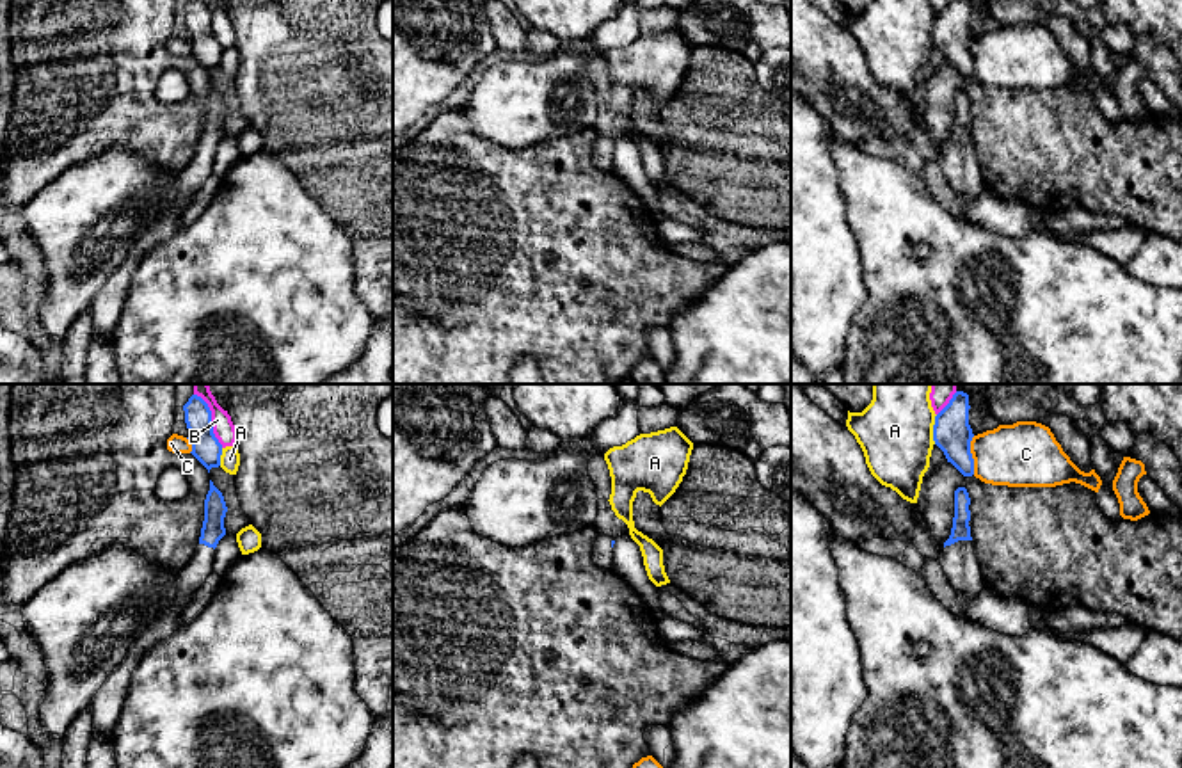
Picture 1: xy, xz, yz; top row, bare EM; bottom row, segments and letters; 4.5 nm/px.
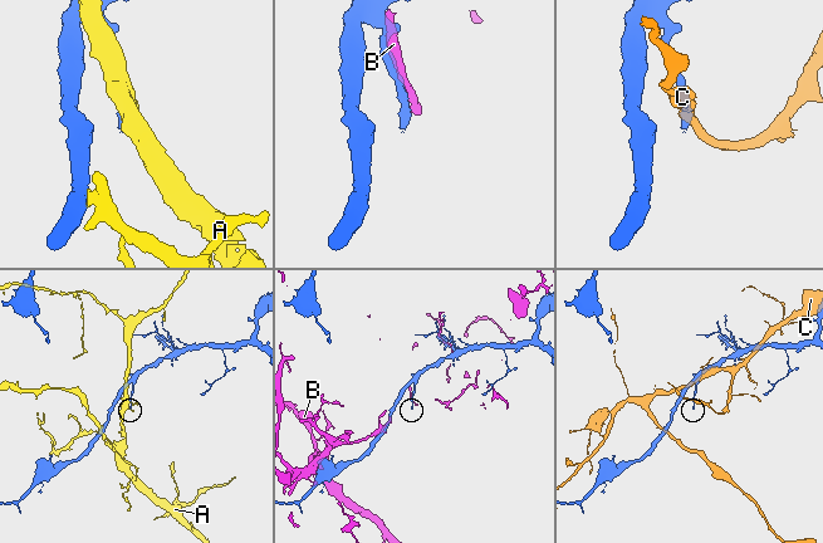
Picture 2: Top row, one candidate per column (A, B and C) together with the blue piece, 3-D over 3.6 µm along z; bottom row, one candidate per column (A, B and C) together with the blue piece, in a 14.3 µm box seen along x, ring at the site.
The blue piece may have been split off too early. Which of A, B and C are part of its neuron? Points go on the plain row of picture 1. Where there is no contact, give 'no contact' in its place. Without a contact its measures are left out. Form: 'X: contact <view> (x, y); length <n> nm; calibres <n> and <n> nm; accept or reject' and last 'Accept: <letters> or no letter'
A: contact yz (934, 31); length 140 nm; calibres 180 and 340 nm; reject
B: contact xy (210, 25); length 240 nm; calibres 130 and 100 nm; reject
C: contact yz (971, 57); length 180 nm; calibres 180 and 300 nm; reject
Accept: no letter

